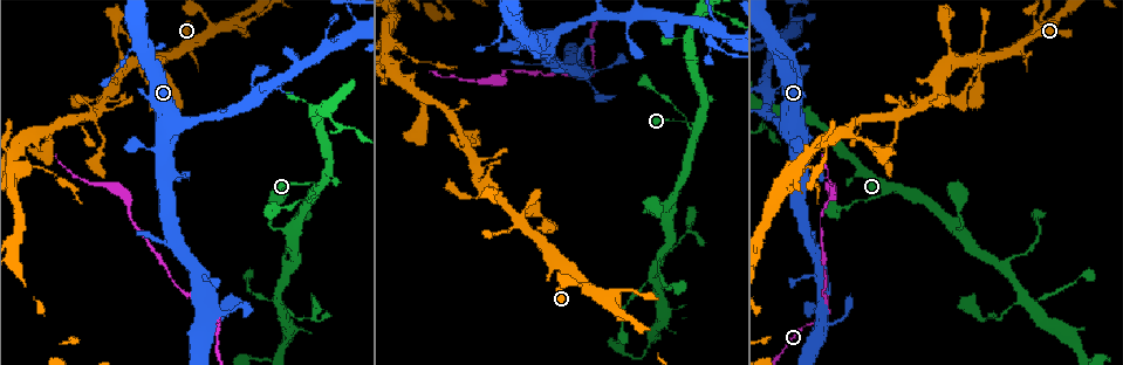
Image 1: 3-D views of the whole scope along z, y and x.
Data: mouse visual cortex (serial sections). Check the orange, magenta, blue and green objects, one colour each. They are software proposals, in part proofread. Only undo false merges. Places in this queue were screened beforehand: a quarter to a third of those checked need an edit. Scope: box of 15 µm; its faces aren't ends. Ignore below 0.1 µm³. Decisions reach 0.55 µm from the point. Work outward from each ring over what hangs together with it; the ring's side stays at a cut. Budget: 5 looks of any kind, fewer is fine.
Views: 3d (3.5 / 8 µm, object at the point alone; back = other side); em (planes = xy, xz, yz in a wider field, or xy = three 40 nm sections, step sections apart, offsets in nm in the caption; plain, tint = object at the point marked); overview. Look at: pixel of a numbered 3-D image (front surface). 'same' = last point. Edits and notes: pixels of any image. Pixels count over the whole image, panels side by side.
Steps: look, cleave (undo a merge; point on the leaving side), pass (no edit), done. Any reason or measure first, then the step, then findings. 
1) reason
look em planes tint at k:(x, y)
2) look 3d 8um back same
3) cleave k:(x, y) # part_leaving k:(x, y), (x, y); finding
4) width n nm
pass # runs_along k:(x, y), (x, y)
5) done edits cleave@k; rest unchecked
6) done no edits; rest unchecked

thick turns thin
look 3d 3.5um at 1:(696, 124)

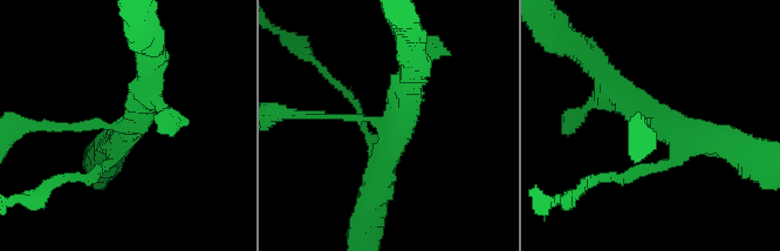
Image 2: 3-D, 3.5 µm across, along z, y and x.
look em xy step 3 tint at 2:(124, 125)

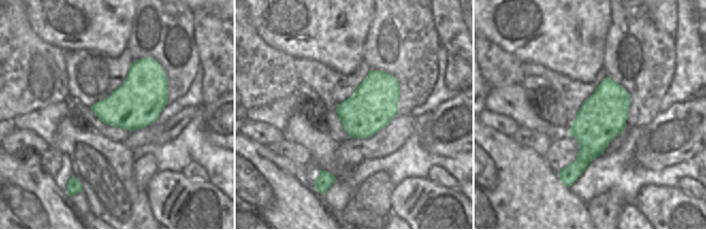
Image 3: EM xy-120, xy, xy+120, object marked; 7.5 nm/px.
cut it another way
look em xy step 5 tint same

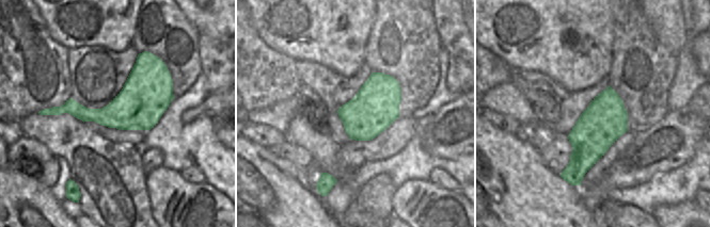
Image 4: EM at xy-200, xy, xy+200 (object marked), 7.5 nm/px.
pass # runs_along 2:(310, 115), (390, 129), (376, 196); one cell here

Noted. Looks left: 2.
two arms in line, one across
look 3d 3.5um back at 1:(346, 128)

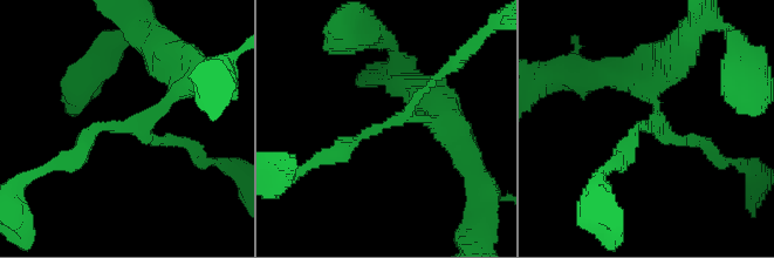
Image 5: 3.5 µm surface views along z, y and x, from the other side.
arms 3; arm_widths 150, 200, 250 nm; shape alone is not enough
look em xy step 3 tint at 5:(647, 130)

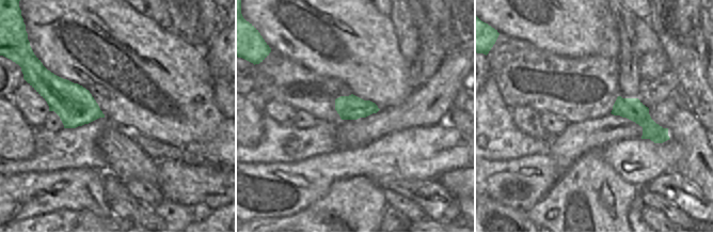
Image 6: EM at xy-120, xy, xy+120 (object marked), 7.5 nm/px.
pass # runs_along 5:(182, 85), (145, 124), (98, 128), (63, 164); all the same cell

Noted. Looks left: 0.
done no edits; rest unchecked

